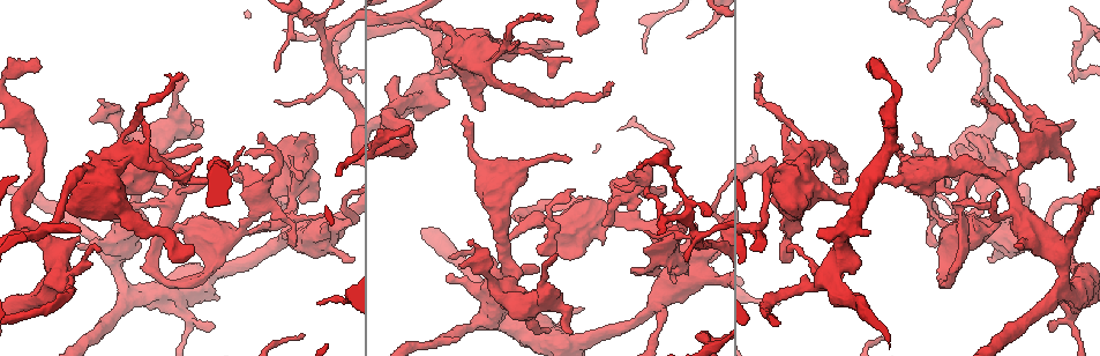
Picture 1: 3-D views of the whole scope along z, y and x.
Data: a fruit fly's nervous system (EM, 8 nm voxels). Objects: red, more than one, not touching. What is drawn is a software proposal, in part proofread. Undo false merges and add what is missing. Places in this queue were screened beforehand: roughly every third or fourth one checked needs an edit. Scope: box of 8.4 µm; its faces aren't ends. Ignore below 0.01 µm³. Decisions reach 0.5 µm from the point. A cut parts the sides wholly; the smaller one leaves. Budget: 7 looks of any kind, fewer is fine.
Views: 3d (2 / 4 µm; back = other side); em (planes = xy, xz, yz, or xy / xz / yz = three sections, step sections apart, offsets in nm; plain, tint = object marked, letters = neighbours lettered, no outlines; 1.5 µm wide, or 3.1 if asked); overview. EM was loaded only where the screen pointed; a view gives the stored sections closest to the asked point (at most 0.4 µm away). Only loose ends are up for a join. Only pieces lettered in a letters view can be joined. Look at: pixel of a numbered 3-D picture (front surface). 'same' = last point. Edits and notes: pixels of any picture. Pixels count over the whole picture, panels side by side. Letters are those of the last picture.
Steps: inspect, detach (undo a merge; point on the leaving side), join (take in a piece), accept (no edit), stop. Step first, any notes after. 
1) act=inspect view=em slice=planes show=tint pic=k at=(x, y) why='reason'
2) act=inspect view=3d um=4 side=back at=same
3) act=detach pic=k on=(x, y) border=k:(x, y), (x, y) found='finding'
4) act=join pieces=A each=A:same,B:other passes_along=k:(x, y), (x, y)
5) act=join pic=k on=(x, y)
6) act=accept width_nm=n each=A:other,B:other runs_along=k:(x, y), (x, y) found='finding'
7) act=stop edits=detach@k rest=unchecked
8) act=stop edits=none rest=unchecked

act=inspect view=3d um=4 pic=1 at=(849, 197) why='an open end'

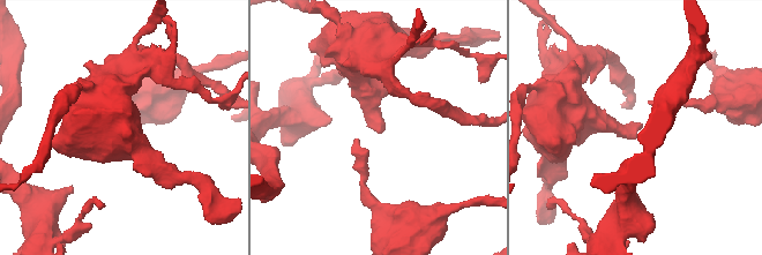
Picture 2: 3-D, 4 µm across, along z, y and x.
act=inspect view=em slice=planes show=letters pic=2 at=(383, 130)

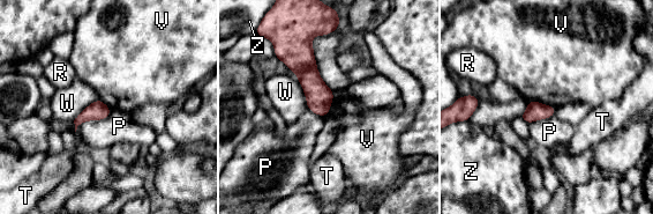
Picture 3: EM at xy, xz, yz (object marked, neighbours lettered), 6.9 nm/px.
act=accept longest_contact=P:300nm each=P:other,R:other,T:other,V:other,W:other,Z:other border=3:(527, 101), (538, 101), (555, 108) found='no lettered piece goes on from it'

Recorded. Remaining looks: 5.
act=inspect view=em slice=planes show=letters pic=1 at=(866, 65) why='free end'

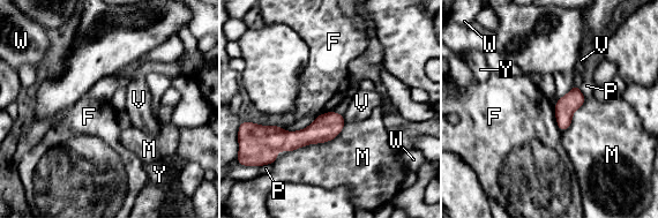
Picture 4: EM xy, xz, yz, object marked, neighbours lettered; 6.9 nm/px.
act=accept longest_contact=M:460nm each=F:other,M:other,P:other,V:other,W:other,Y:other runs_along=4:(341, 118), (304, 137), (264, 129) found='none of them fits'

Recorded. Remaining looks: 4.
act=inspect view=em slice=yz step=4 show=tint pic=1 at=(100, 99) why='thin end'

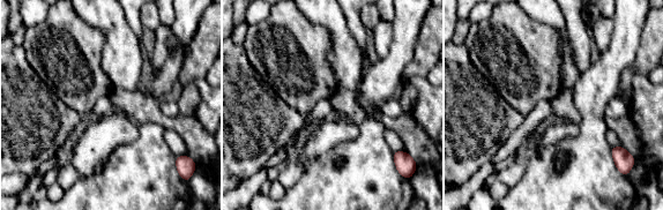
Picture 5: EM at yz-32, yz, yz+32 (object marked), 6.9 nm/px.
act=inspect view=em slice=planes show=letters at=same

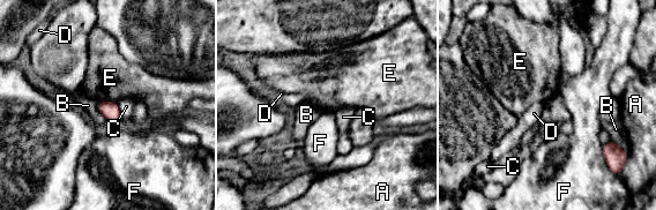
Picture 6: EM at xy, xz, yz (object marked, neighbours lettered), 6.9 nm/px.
act=accept each=A:other,B:other,C:other,D:other,E:other,F:other found='no lettered piece goes on from it'

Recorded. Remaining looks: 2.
act=stop edits=none rest=unchecked

